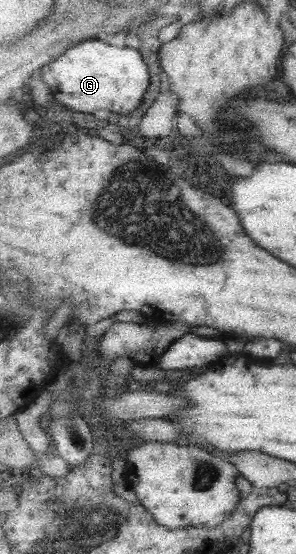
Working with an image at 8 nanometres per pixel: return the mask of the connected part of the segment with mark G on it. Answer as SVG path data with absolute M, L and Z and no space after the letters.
M97 38L84 40L69 48L54 62L40 68L39 75L50 85L55 100L73 111L98 116L100 112L124 114L124 118L142 106L150 86L148 64L135 44L126 48L106 44Z

